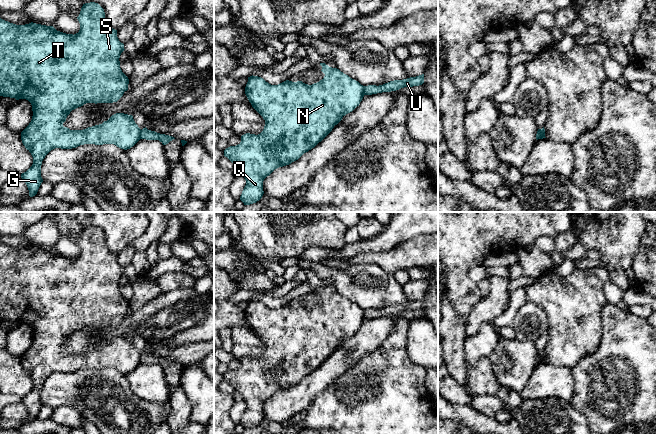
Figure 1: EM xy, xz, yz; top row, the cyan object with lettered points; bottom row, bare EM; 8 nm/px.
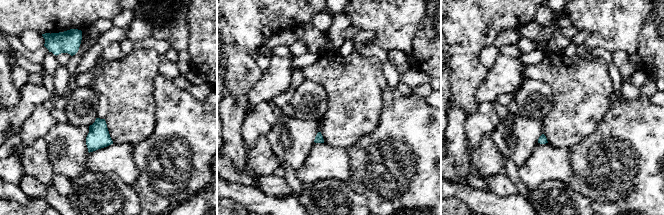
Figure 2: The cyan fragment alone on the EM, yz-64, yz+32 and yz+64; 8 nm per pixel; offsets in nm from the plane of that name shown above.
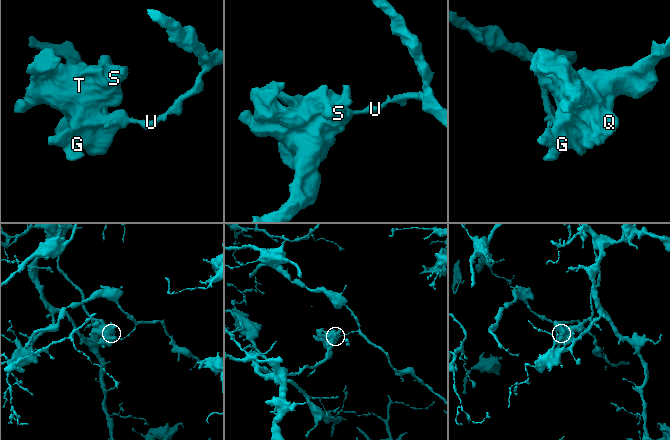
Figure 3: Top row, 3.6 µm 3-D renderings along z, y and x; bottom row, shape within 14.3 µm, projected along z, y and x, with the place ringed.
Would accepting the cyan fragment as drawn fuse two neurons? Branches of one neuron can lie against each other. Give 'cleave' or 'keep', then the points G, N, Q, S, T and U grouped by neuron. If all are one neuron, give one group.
cleave; groups G N Q S T / U

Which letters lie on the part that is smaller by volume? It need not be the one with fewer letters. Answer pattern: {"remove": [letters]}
{"remove": ["U"]}

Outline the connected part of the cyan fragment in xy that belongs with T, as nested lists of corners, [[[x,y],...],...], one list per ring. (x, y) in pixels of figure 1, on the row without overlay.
[[[95,226],[83,228],[77,241],[80,254],[76,258],[66,258],[57,255],[53,250],[36,247],[16,249],[0,242],[0,320],[26,323],[32,329],[33,340],[29,349],[21,356],[21,364],[33,381],[32,390],[21,402],[25,405],[29,420],[37,418],[43,406],[41,389],[45,380],[55,372],[72,373],[84,368],[114,368],[127,374],[140,364],[141,353],[135,347],[133,340],[116,337],[102,348],[83,354],[70,354],[63,350],[70,336],[86,327],[117,326],[128,314],[129,303],[120,292],[120,279],[125,274],[124,268],[117,261],[117,254],[106,245],[104,233]]]

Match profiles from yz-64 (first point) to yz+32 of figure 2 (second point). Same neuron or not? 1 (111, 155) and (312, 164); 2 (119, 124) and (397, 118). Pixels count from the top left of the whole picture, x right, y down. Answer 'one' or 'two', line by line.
1: one
2: two

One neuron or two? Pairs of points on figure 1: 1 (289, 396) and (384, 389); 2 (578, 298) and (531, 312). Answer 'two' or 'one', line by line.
1: two
2: two

